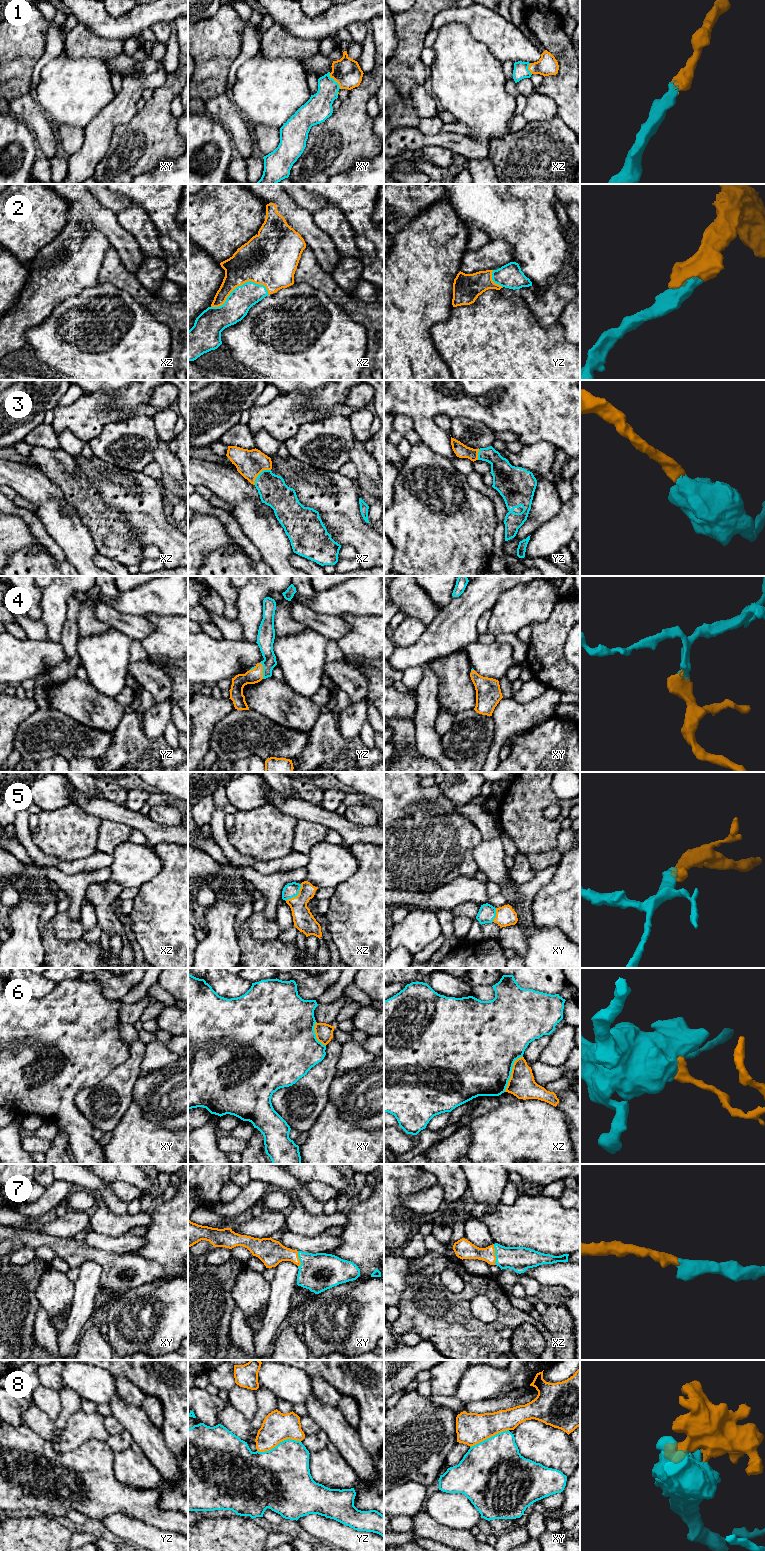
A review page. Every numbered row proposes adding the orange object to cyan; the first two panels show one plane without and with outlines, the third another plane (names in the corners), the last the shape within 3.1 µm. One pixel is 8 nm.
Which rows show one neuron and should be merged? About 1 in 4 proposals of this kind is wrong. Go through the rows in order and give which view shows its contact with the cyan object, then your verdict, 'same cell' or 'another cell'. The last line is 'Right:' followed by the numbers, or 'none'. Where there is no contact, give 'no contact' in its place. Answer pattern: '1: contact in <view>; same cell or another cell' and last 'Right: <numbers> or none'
1: contact in xy; same cell
2: contact in xz; same cell
3: contact in xz; same cell
4: contact in yz; same cell
5: contact in xz; same cell
6: contact in xz; another cell
7: contact in xz; same cell
8: contact in yz; same cell
Right: 1, 2, 3, 4, 5, 7, 8

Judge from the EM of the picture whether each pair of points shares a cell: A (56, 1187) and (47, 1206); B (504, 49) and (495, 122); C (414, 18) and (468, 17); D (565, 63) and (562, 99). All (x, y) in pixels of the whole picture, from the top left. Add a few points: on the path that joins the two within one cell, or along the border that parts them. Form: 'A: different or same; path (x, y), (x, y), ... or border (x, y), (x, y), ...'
A: same; path (56, 1192), (50, 1201)
B: different; border (485, 45), (502, 62)
C: different; border (442, 10), (435, 15), (432, 28)
D: same; path (565, 72), (564, 90)

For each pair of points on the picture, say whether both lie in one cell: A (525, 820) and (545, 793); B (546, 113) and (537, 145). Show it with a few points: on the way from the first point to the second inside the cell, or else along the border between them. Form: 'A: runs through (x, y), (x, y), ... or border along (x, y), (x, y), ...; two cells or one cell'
A: runs through (525, 813), (538, 800); one cell
B: border along (557, 114), (546, 121), (528, 121); two cells

